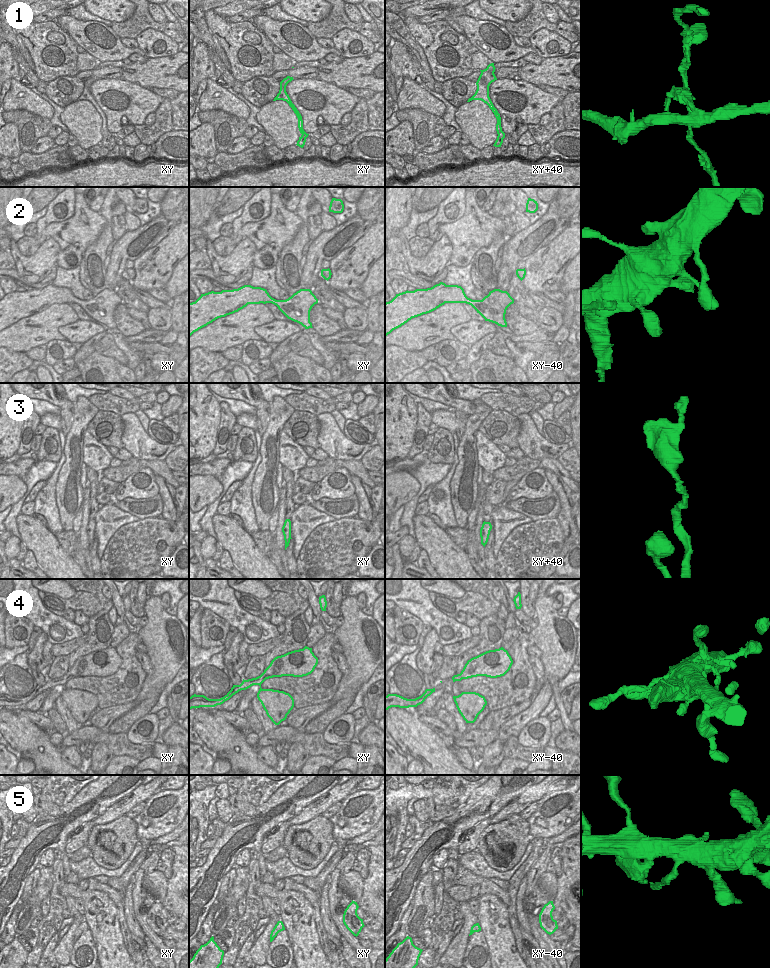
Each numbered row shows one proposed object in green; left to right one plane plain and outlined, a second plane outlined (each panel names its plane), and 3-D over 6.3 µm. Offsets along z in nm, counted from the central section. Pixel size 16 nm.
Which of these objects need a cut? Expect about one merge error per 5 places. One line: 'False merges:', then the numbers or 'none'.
False merges: 1, 5

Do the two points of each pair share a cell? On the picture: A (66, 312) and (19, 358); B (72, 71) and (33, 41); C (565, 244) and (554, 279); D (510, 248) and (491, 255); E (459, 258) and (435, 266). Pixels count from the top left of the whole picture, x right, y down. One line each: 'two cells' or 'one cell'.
A: two cells
B: one cell
C: one cell
D: two cells
E: two cells

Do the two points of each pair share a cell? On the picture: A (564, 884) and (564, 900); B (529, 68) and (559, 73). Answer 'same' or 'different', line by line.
A: same
B: same

